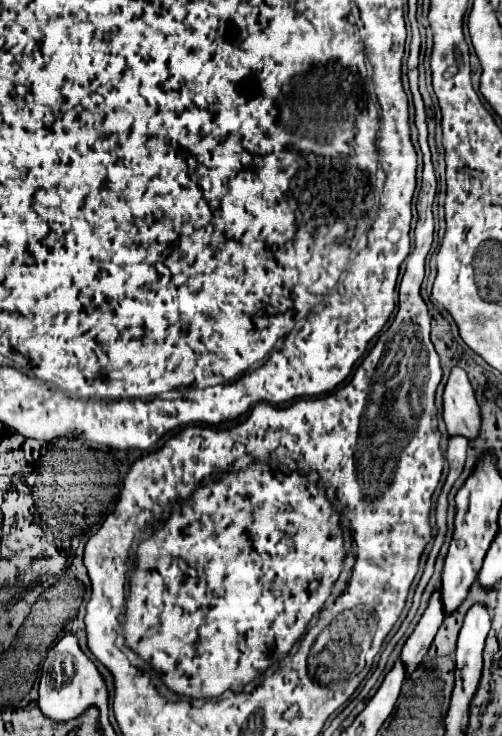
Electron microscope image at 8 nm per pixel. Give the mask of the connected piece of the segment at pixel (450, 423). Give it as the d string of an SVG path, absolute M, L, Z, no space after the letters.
M458 366L450 370L450 376L444 388L442 418L446 422L448 434L462 434L466 438L478 436L478 428L480 428L478 404L466 372Z

